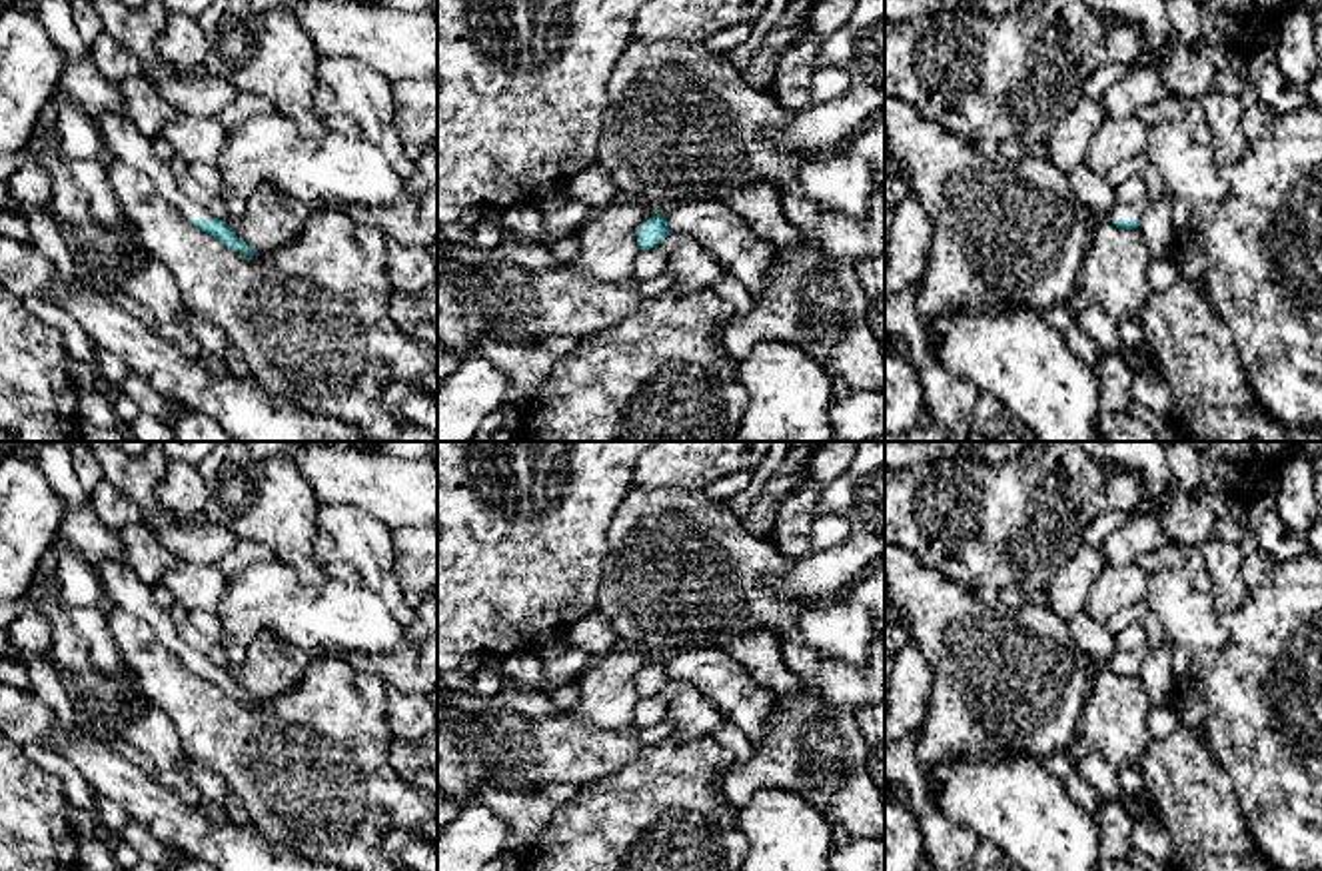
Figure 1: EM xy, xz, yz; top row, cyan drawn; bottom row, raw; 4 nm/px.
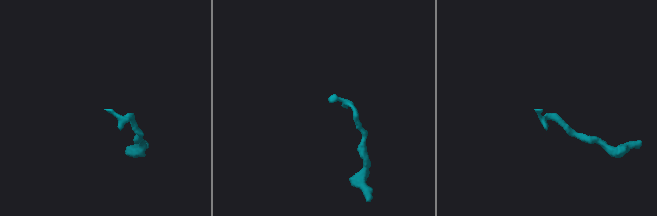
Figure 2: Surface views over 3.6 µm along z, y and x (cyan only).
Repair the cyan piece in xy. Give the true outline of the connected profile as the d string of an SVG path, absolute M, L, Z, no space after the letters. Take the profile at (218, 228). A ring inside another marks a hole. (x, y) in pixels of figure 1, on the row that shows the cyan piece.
M102 114L96 116L94 122L102 134L108 158L146 174L154 182L158 194L170 206L176 206L190 224L244 256L254 256L258 252L238 238L226 220L214 218L210 210L180 190L168 162L156 156L152 138L142 134L126 114Z

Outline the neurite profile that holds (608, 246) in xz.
M633 200L595 208L573 234L577 238L577 256L563 266L601 284L633 280L633 262L641 252L637 228L665 212L665 208Z

